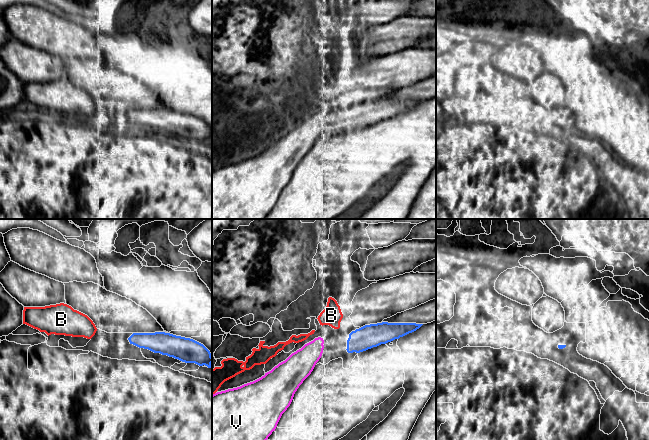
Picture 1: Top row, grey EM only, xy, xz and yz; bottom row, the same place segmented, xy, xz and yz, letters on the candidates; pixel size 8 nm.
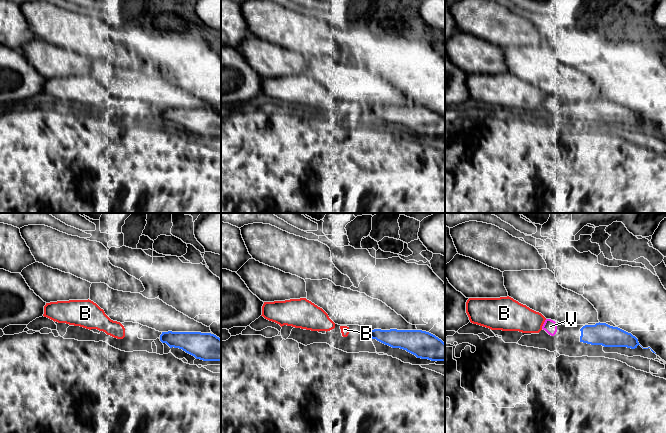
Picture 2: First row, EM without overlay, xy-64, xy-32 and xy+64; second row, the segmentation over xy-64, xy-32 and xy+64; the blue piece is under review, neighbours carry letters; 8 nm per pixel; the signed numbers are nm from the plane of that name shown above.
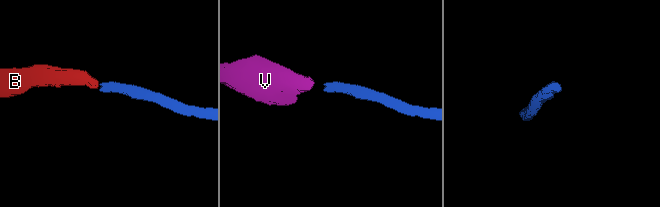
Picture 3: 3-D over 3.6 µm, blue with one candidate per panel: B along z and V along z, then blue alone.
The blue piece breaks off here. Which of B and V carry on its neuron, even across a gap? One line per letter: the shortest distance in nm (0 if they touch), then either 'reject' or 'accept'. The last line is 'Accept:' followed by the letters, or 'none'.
B: 100 nm | reject
V: 180 nm | accept
Accept: V

